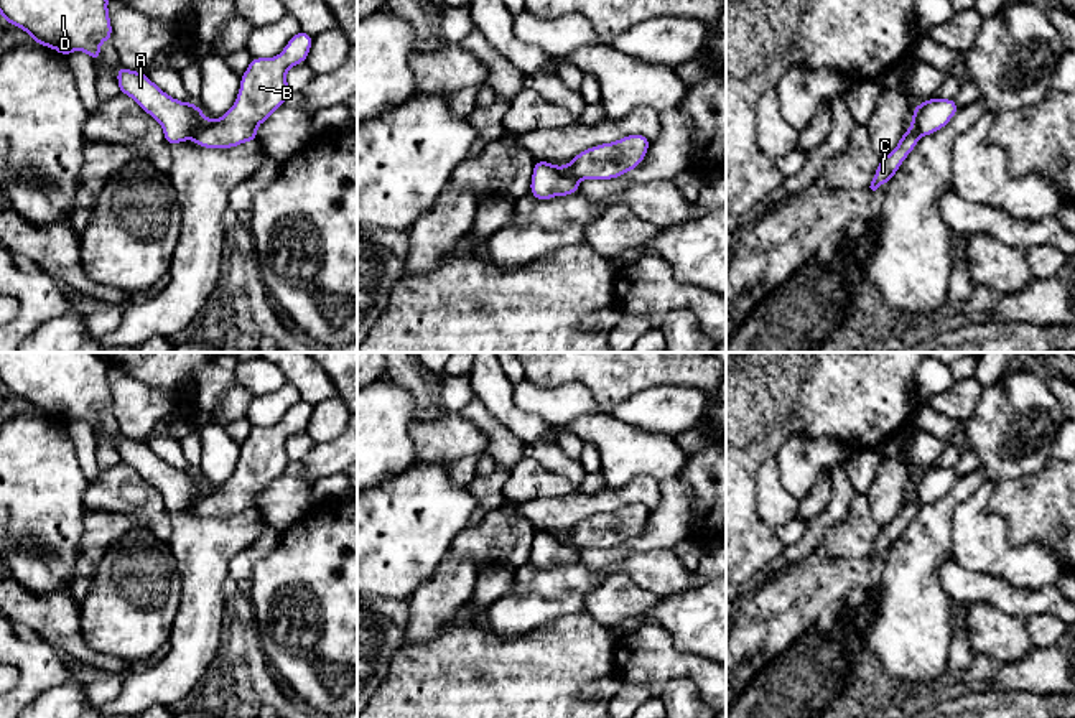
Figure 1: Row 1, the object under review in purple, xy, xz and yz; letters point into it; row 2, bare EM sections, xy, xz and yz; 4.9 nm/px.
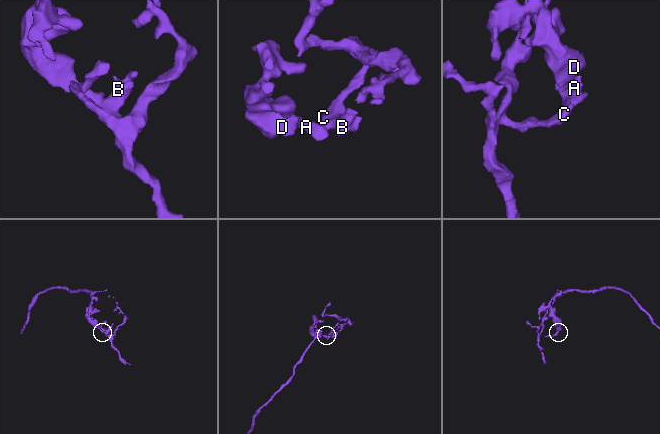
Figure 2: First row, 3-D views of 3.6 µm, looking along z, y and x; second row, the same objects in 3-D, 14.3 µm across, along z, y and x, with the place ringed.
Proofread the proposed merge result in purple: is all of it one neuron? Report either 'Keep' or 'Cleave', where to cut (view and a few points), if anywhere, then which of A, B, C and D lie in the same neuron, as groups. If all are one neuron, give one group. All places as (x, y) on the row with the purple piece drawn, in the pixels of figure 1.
Cleave. Split along xy (208, 119), (190, 137). Groups: A D / B C

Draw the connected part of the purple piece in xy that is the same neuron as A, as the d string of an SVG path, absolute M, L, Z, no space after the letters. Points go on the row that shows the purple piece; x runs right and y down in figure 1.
M120 66L117 82L119 92L132 97L161 125L168 145L189 140L209 120L199 105L173 99L143 72Z

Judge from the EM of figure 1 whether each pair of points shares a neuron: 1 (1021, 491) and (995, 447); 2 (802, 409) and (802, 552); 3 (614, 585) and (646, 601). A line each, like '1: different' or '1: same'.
1: different
2: different
3: same

